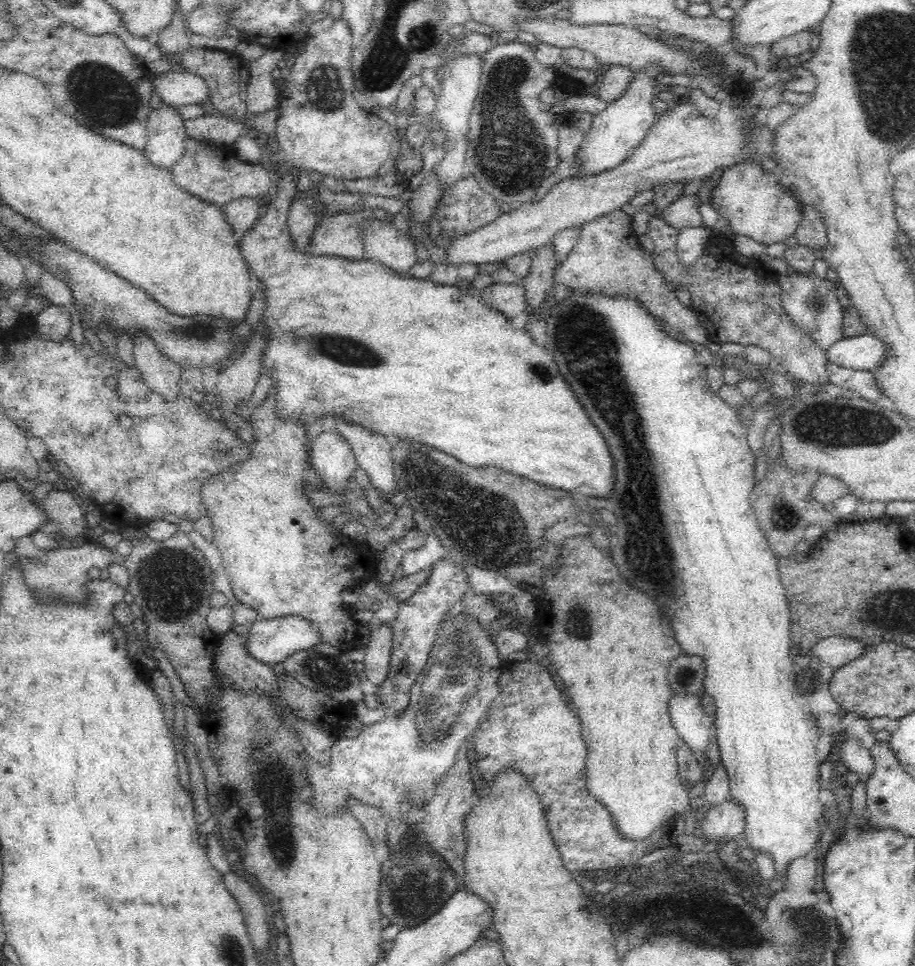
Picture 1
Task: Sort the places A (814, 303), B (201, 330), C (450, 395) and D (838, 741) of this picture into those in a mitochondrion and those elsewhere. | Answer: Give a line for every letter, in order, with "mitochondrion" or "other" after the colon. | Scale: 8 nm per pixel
A: mitochondrion
B: mitochondrion
C: other
D: other

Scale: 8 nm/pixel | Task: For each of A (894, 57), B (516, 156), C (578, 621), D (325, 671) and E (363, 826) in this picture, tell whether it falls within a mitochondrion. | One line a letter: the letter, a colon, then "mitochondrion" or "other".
A: mitochondrion
B: mitochondrion
C: mitochondrion
D: mitochondrion
E: other

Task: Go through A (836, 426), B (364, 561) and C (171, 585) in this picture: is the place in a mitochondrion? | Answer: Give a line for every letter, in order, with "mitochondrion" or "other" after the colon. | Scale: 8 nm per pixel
A: mitochondrion
B: other
C: mitochondrion

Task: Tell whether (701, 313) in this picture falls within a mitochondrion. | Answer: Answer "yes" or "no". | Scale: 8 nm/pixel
no

